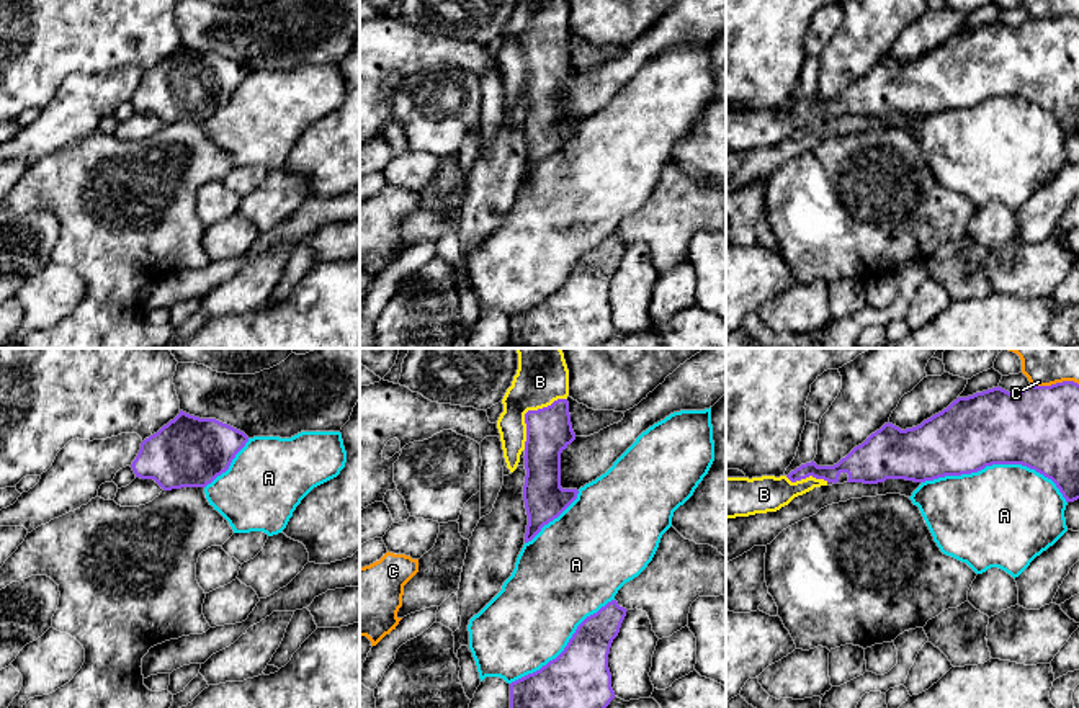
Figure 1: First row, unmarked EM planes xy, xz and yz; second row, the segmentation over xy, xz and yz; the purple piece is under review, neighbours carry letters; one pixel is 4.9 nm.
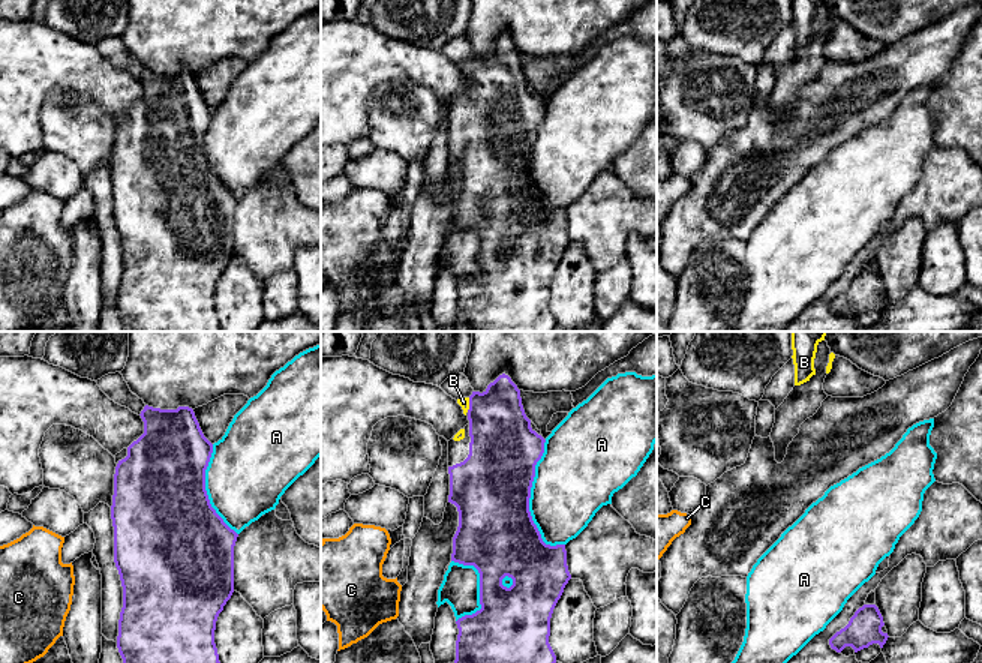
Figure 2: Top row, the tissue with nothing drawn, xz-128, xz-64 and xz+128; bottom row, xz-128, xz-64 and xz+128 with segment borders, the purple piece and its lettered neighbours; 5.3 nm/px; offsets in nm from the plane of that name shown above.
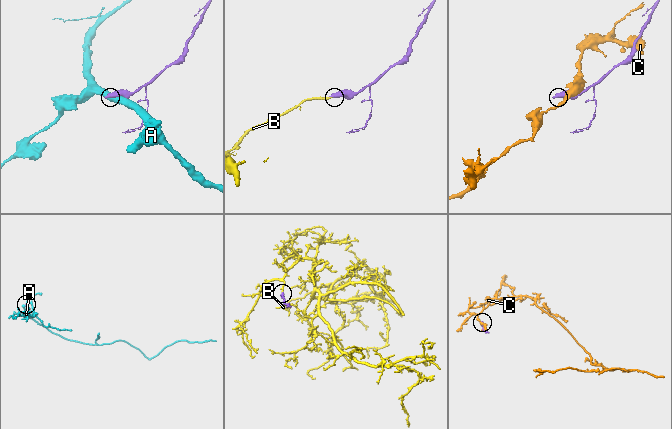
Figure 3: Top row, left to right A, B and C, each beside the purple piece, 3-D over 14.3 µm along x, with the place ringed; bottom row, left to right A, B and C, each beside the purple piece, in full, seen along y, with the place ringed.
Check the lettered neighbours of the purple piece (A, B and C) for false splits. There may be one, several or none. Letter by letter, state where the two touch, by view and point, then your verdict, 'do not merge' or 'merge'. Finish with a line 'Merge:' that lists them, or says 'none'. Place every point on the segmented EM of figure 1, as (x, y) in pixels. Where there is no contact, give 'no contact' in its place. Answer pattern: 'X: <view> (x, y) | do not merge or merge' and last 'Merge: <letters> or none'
A: yz (998, 463) | do not merge
B: xz (528, 411) | merge
C: yz (1053, 385) | do not merge
Merge: B

